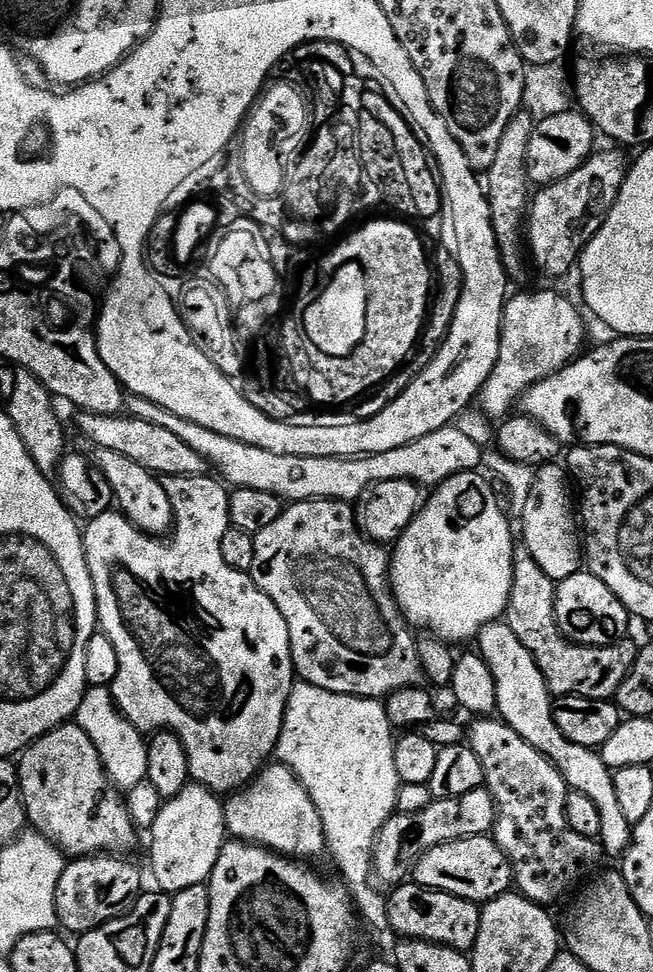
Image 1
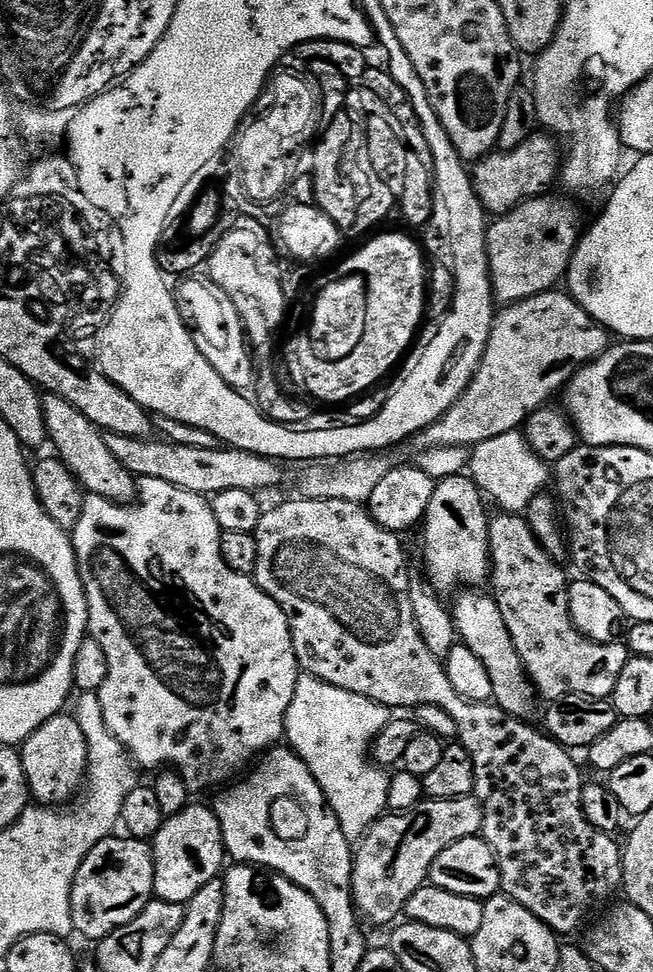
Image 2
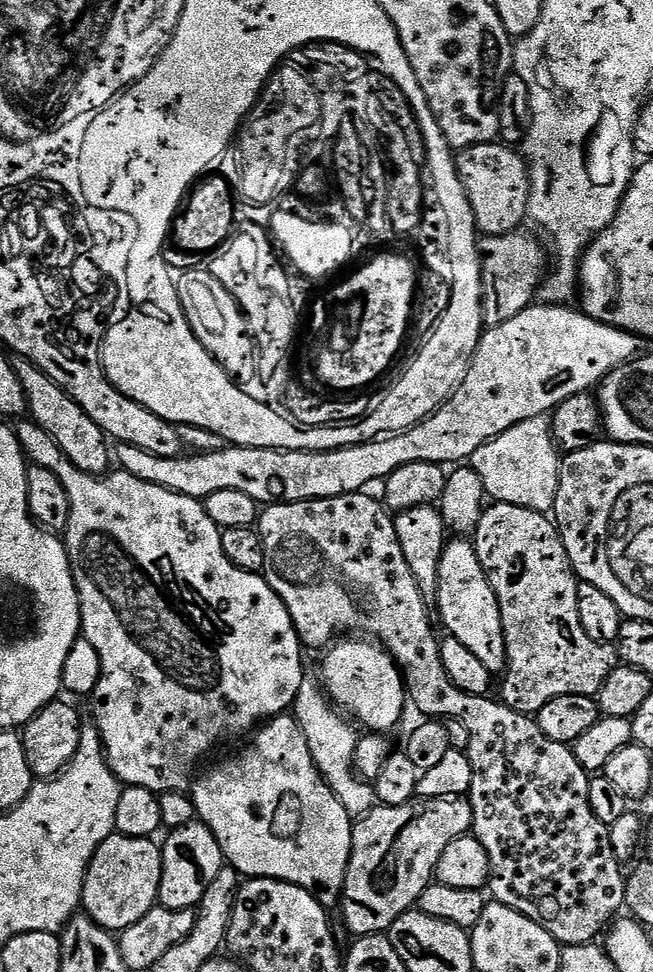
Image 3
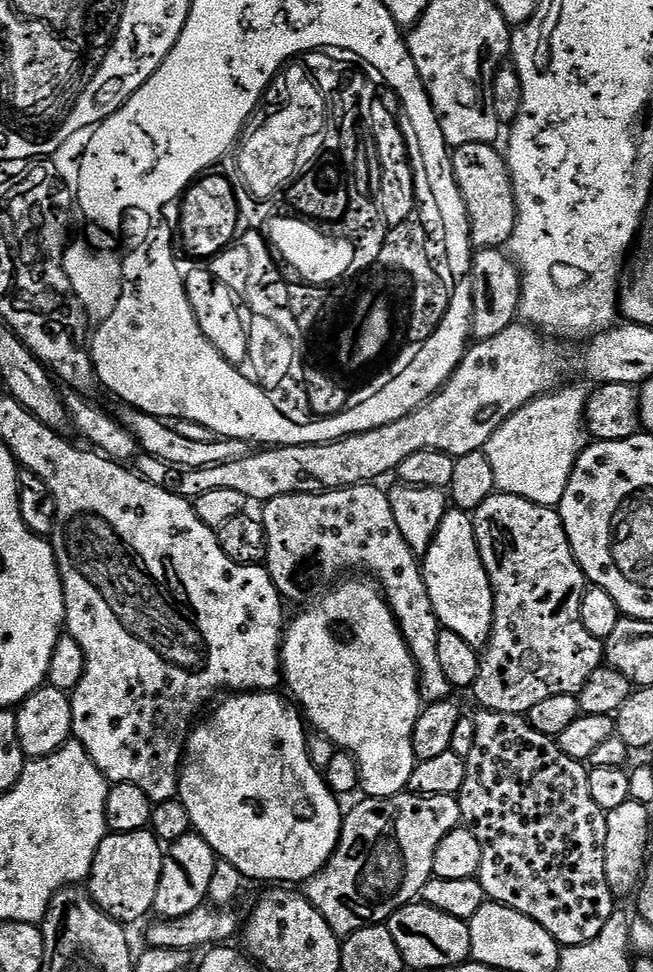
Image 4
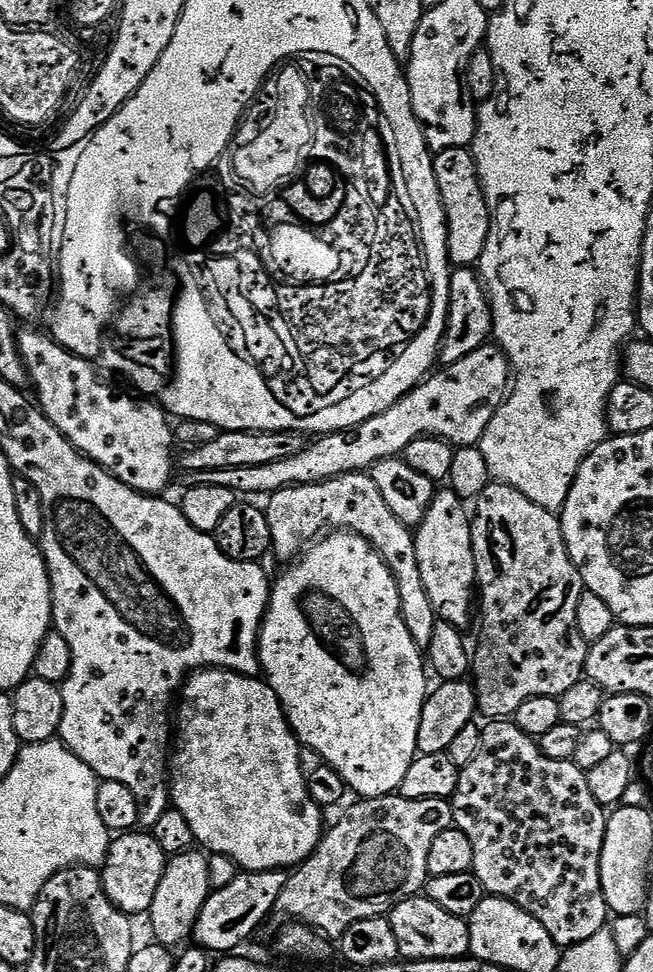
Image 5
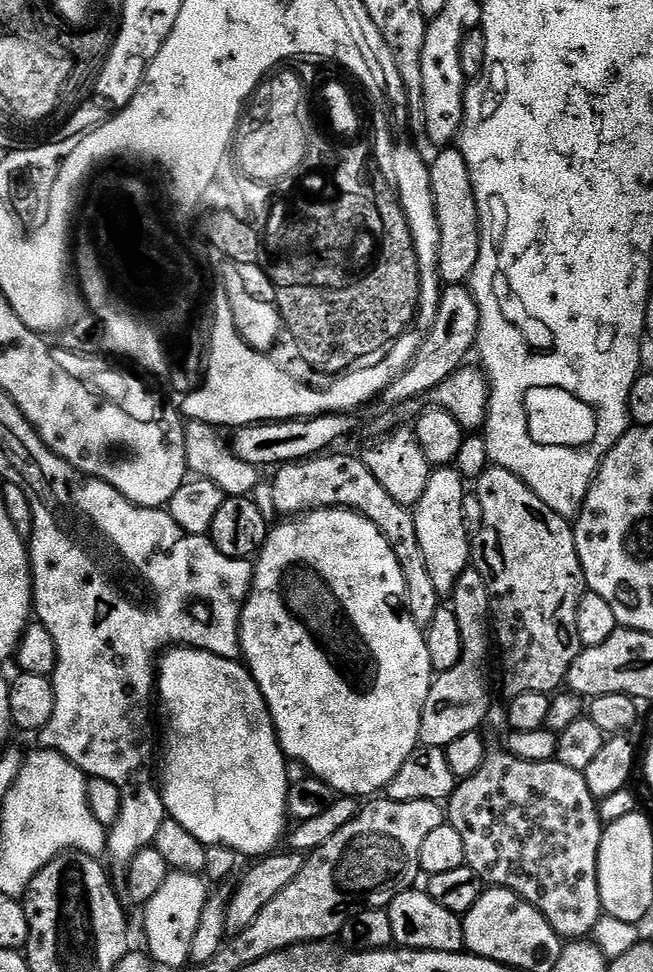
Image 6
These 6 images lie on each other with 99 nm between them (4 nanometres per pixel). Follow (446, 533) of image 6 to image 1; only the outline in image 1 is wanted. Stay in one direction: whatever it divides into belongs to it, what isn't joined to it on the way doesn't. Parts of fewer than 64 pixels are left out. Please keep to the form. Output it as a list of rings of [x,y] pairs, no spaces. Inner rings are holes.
[[[507,622],[488,624],[485,628],[481,628],[479,644],[478,654],[490,666],[490,674],[494,674],[494,682],[498,686],[496,712],[499,719],[510,725],[530,746],[548,758],[564,775],[571,791],[581,792],[593,799],[602,814],[602,830],[598,841],[603,851],[609,857],[610,855],[616,858],[623,857],[632,845],[634,825],[622,814],[621,803],[618,802],[615,789],[613,769],[606,766],[597,749],[576,745],[559,729],[553,712],[554,697],[548,691],[546,678],[542,670],[538,670],[538,662],[534,662],[530,650],[526,650],[526,646],[518,642],[518,634],[510,630]]]

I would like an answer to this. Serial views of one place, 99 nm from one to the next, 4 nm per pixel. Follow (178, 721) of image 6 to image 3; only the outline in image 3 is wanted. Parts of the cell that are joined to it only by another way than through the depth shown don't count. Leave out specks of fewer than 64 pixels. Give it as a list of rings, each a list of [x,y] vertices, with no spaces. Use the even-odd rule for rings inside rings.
[[[281,714],[273,716],[267,722],[261,723],[251,733],[251,736],[252,741],[237,756],[232,756],[229,760],[224,760],[221,764],[214,765],[209,772],[202,773],[203,771],[201,771],[195,777],[194,783],[190,788],[190,799],[199,823],[205,824],[212,832],[218,846],[222,850],[225,861],[231,867],[235,868],[241,877],[259,878],[261,880],[281,880],[287,884],[305,888],[306,891],[313,894],[332,891],[332,893],[335,893],[344,886],[346,857],[350,847],[350,815],[344,809],[339,797],[332,792],[331,786],[327,784],[316,768],[315,762],[311,758],[310,750],[307,748],[306,738],[303,737],[303,730],[300,728],[294,715]]]

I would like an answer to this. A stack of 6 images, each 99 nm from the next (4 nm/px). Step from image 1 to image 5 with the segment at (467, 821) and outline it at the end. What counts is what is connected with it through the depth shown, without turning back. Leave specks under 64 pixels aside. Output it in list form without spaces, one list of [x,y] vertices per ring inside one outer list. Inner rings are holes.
[[[399,794],[390,796],[373,796],[371,798],[360,798],[355,801],[357,804],[337,822],[325,831],[319,846],[314,850],[310,859],[305,860],[289,875],[286,886],[282,894],[278,894],[276,912],[291,918],[293,921],[315,928],[317,932],[329,937],[339,938],[350,925],[359,920],[374,918],[375,916],[388,916],[392,909],[397,908],[403,900],[408,900],[411,896],[421,895],[422,889],[427,885],[430,877],[428,875],[428,859],[430,858],[430,846],[434,846],[434,838],[442,834],[442,830],[453,827],[452,806],[448,800],[411,800]]]

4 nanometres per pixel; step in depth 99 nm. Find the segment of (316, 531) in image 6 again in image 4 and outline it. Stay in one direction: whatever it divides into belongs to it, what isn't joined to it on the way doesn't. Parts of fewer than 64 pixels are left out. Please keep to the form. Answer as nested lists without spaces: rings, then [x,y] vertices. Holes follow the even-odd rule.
[[[348,580],[333,592],[325,591],[317,604],[310,605],[293,620],[291,617],[282,632],[280,663],[283,683],[292,691],[291,699],[302,709],[303,719],[311,727],[313,724],[315,731],[329,744],[350,754],[358,769],[359,787],[362,790],[364,787],[363,795],[384,800],[405,791],[410,774],[416,769],[412,725],[420,717],[422,701],[416,664],[408,653],[408,644],[392,616],[392,609],[379,587],[368,583]]]

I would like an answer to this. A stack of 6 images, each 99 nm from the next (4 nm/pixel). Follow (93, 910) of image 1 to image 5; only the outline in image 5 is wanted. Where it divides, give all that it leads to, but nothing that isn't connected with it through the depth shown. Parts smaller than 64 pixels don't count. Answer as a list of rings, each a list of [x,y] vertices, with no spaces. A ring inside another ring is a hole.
[[[133,830],[117,835],[109,843],[108,857],[100,872],[106,898],[110,898],[117,910],[127,914],[129,918],[143,917],[154,902],[154,894],[158,894],[165,863],[162,846],[158,846],[156,839],[147,831]]]

